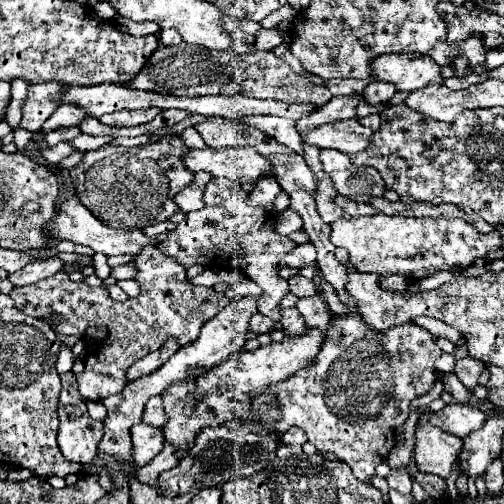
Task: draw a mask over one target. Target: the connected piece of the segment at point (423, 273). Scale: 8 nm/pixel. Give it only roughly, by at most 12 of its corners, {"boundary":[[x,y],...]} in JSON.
{"boundary":[[340,218],[360,272],[426,278],[500,248],[462,218]]}

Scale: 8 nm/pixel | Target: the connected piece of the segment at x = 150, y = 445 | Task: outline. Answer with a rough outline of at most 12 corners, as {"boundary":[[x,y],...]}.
{"boundary":[[150,424],[132,428],[132,460],[140,468],[162,450],[162,434]]}

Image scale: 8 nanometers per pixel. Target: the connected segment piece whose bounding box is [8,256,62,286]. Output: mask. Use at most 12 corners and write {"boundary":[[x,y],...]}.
{"boundary":[[58,256],[30,262],[8,276],[14,286],[40,282],[62,270]]}

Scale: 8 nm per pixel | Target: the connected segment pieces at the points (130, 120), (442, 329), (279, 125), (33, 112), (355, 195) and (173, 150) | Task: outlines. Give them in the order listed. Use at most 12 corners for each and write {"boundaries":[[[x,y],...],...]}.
{"boundaries":[[[160,108],[104,114],[106,126],[138,126],[150,122]],[[420,316],[418,326],[436,338],[448,338],[454,346],[466,346],[456,328],[436,318]],[[264,114],[236,122],[258,126],[280,144],[302,154],[302,138],[290,118]],[[32,84],[20,128],[38,132],[58,108],[62,84]],[[338,150],[320,160],[340,196],[384,196],[372,166],[354,166]],[[180,136],[84,152],[70,170],[104,224],[144,230],[194,174]]]}

